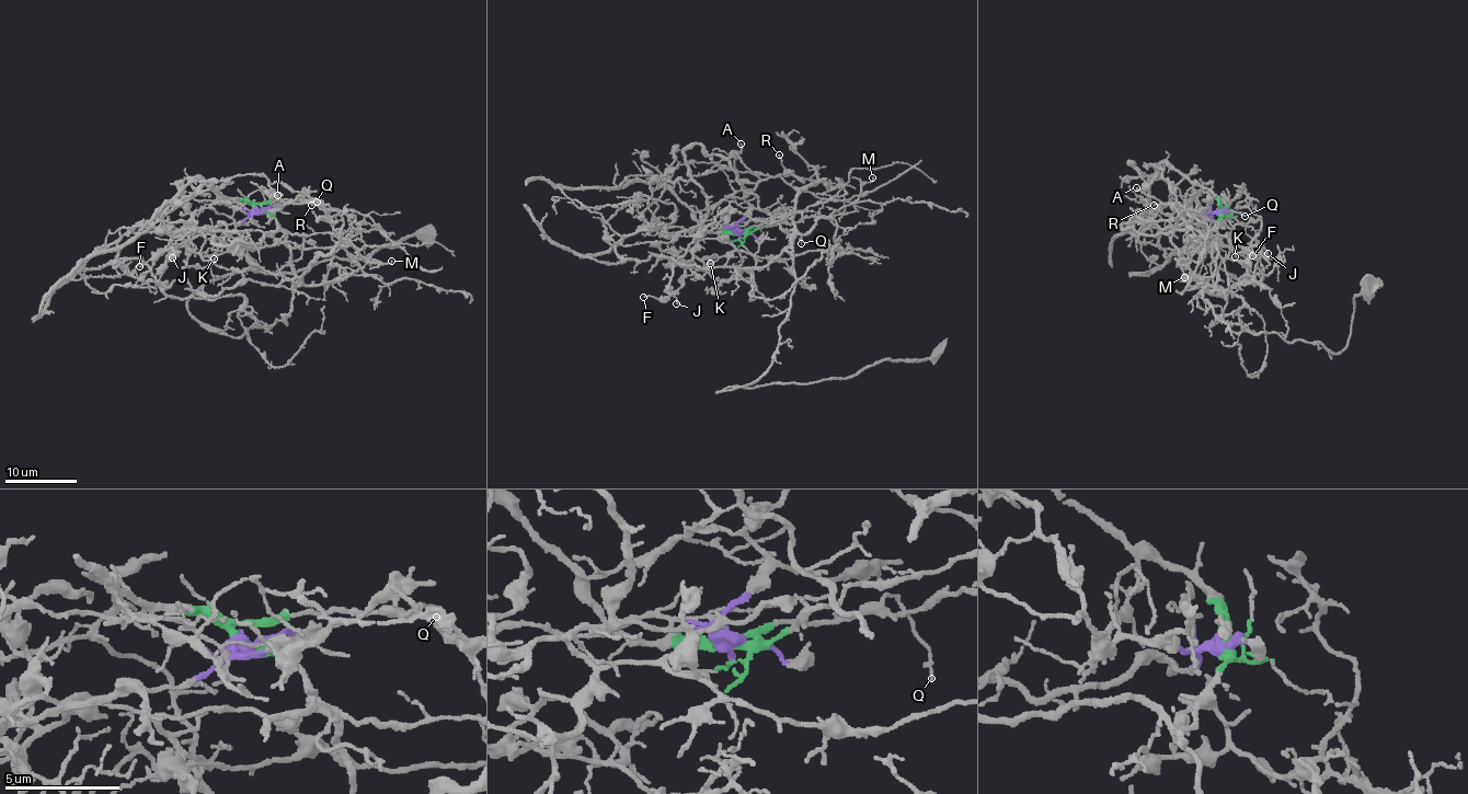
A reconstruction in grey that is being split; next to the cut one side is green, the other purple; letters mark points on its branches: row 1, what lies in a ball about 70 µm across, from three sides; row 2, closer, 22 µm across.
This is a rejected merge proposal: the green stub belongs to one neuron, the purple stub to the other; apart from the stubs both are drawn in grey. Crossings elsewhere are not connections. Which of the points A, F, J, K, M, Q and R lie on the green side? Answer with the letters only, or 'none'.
M, Q

